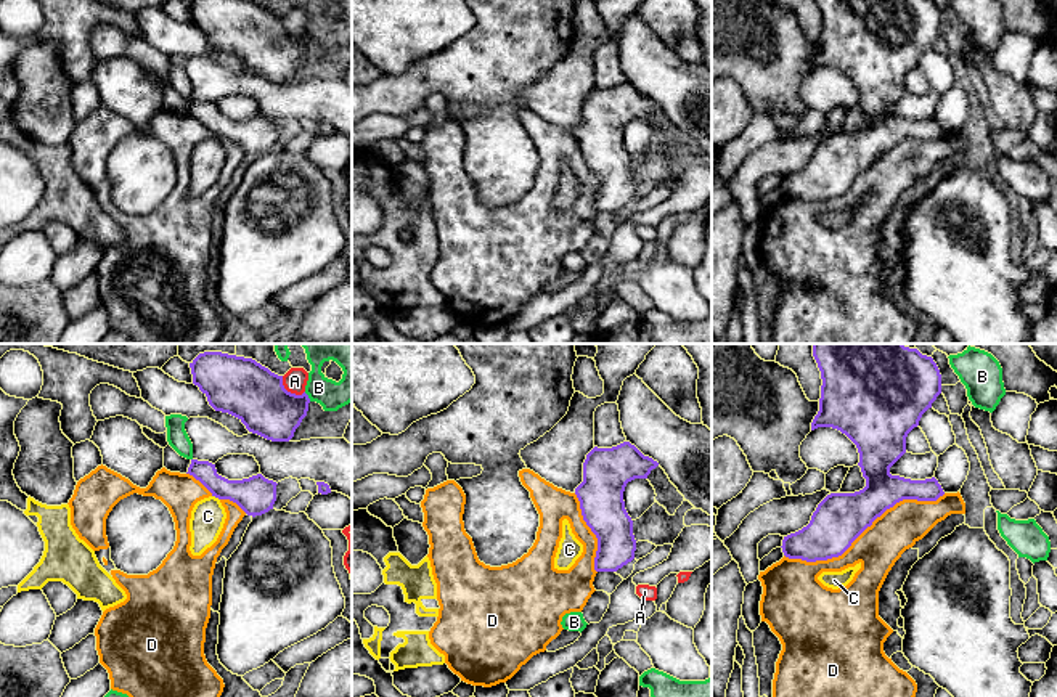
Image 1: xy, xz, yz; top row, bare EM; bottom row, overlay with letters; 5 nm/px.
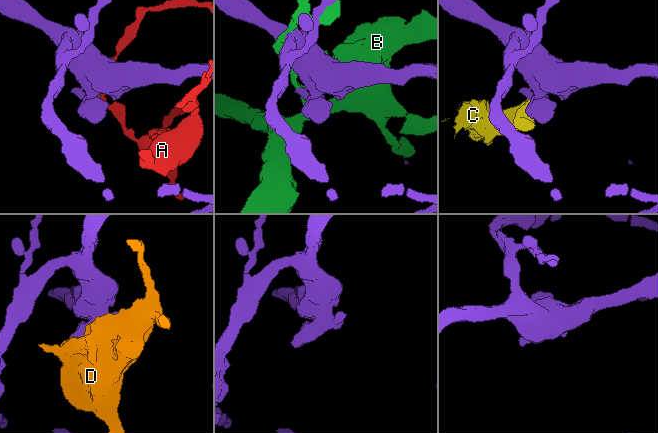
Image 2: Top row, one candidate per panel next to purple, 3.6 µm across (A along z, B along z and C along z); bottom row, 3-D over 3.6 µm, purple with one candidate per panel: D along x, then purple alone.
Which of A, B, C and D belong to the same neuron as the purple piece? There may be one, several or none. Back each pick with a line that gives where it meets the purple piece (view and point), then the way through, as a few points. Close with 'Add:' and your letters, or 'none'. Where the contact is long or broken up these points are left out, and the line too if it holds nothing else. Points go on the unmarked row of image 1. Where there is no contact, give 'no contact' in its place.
Add: none

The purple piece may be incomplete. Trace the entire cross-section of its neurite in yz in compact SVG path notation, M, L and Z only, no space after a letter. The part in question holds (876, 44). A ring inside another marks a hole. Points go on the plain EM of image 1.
M816 0L821 11L819 51L811 71L832 67L858 88L866 127L855 133L830 133L802 170L784 177L782 193L806 202L842 196L887 149L903 140L937 141L945 135L935 117L911 120L892 116L890 108L906 93L906 77L941 34L941 14L933 0Z

